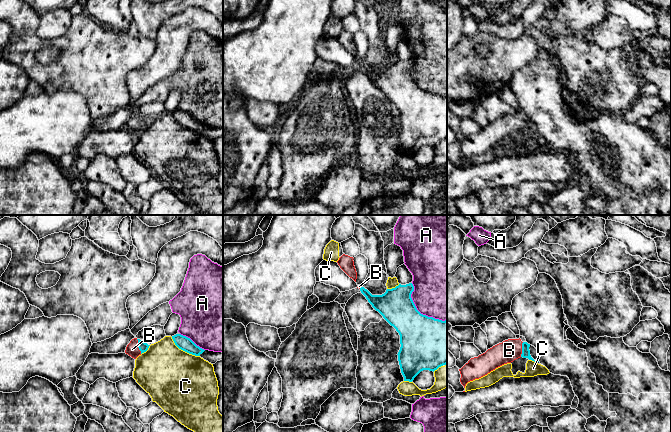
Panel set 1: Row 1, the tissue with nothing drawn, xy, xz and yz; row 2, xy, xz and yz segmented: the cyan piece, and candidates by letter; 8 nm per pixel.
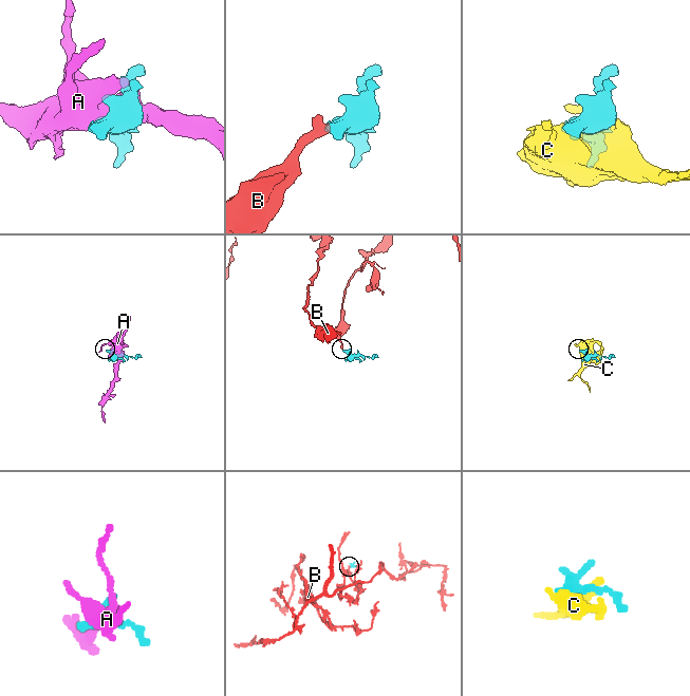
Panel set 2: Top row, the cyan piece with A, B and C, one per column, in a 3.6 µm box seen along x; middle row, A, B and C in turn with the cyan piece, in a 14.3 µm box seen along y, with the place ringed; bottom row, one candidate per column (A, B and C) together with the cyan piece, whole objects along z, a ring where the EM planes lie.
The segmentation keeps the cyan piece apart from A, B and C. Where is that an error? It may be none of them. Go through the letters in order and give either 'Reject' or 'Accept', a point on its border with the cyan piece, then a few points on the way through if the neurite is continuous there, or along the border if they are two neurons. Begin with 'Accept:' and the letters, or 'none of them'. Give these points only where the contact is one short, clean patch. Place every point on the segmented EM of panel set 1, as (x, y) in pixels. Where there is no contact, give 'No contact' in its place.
Accept: B
A: Reject. Touches cyan at xz (418, 311)
B: Accept. Touches cyan at xy (138, 346). Path across: xy (143, 347), (138, 346), (132, 349)
C: Reject. Touches cyan at xy (184, 350)

